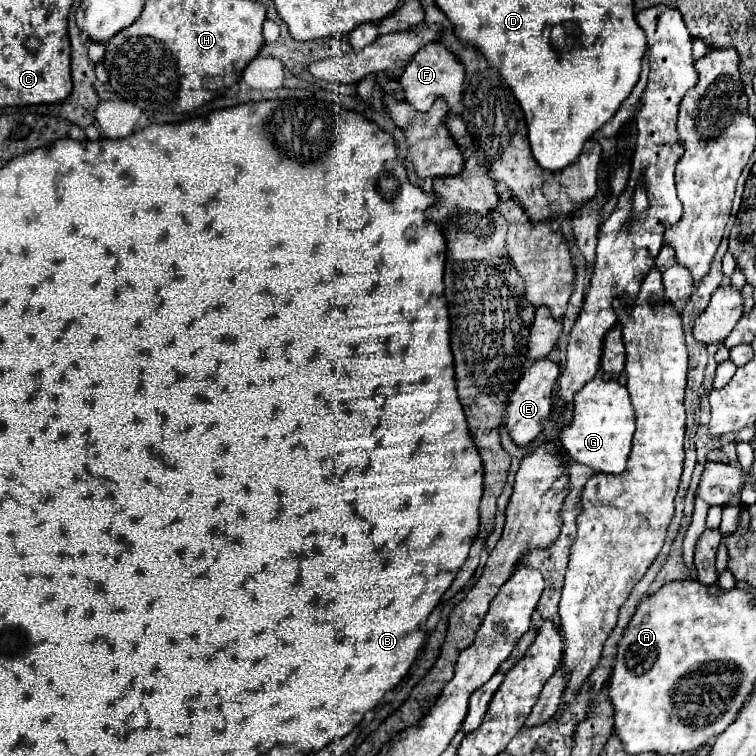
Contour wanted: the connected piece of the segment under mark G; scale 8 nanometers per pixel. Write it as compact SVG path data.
M592 378L576 392L572 420L560 428L560 444L574 462L594 472L620 474L626 468L634 436L634 408L626 386L616 380Z

